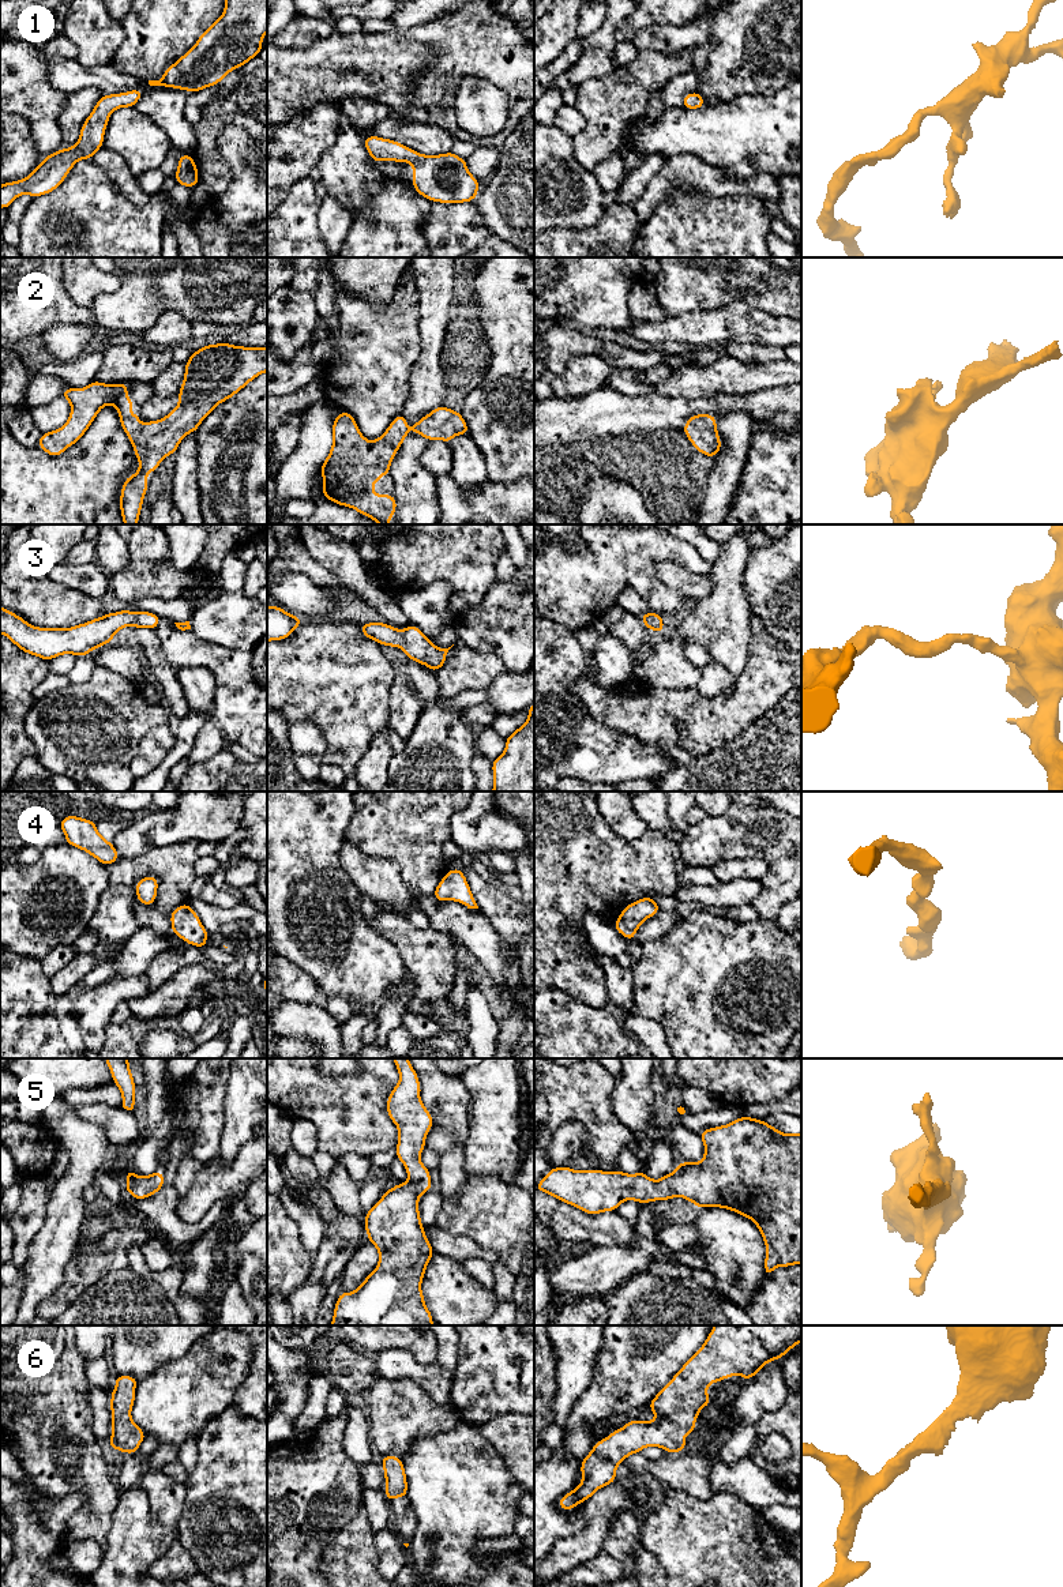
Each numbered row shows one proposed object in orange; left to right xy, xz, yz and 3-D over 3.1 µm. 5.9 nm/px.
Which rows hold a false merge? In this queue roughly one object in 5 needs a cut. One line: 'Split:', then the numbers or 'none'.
Split: none

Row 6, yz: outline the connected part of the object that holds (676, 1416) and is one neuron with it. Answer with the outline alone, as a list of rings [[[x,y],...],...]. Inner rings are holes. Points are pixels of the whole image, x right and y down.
[[[714,1325],[700,1349],[681,1366],[672,1380],[653,1398],[649,1409],[657,1415],[651,1421],[631,1419],[623,1428],[597,1441],[582,1459],[582,1482],[559,1500],[560,1509],[574,1509],[598,1489],[616,1481],[616,1467],[631,1454],[645,1447],[660,1447],[669,1454],[687,1448],[684,1436],[695,1432],[700,1407],[710,1407],[707,1387],[740,1374],[752,1379],[766,1364],[782,1358],[801,1342],[801,1325]]]

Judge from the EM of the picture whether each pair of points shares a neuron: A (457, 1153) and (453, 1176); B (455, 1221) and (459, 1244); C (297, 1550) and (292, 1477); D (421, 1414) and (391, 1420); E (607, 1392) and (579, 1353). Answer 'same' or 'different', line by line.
A: same
B: different
C: same
D: same
E: different

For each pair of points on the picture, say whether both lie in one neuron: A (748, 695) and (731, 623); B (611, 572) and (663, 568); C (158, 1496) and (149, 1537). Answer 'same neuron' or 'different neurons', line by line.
A: different neurons
B: different neurons
C: different neurons

